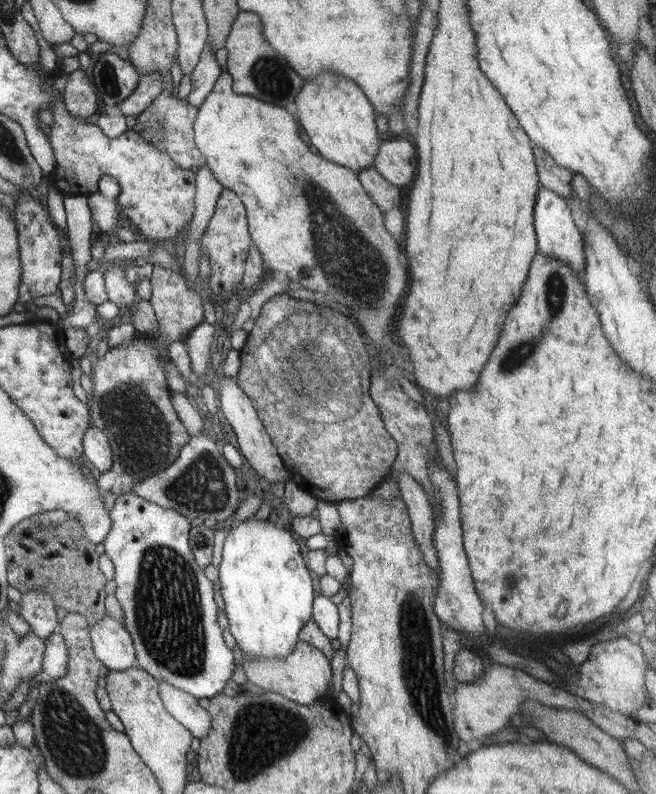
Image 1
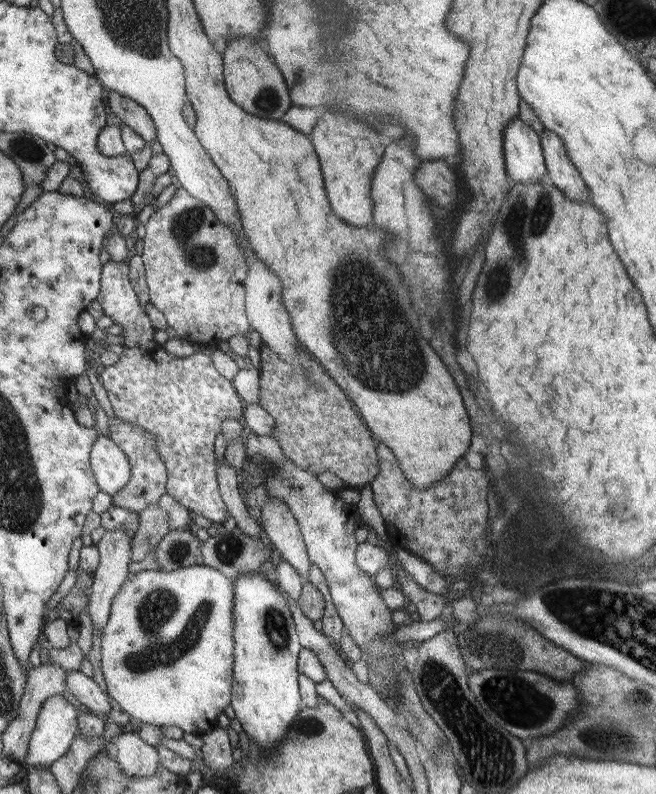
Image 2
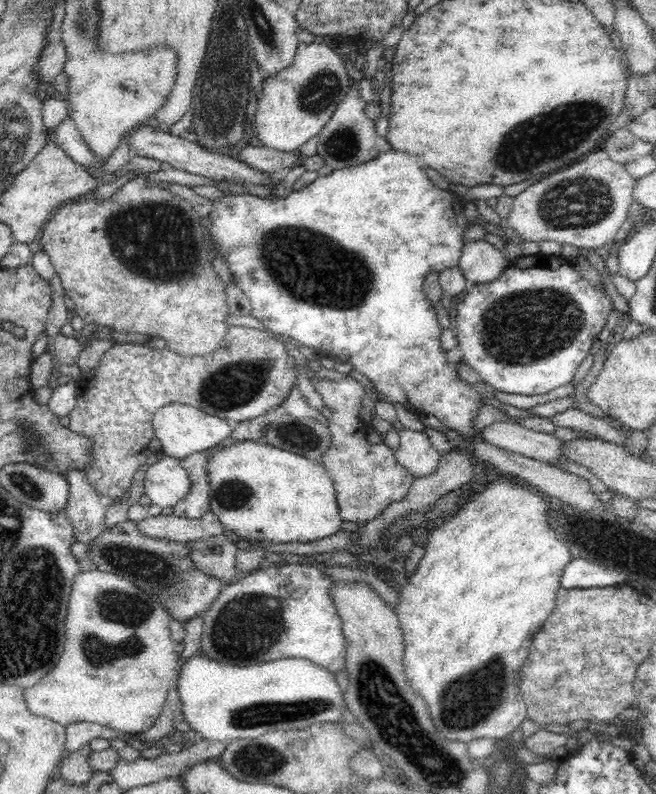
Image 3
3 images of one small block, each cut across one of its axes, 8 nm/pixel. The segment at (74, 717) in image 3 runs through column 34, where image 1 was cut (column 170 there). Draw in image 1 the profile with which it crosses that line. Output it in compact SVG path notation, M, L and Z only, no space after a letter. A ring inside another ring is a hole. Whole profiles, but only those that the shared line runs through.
M155 681L165 710L195 738L205 738L210 731L210 714L198 705L197 699L163 681Z

